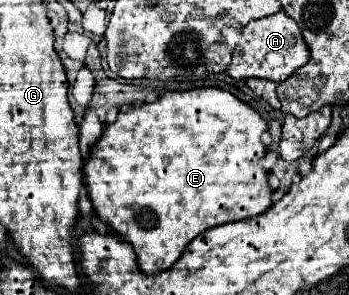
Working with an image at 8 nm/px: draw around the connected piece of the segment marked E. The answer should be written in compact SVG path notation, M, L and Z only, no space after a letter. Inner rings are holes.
M194 88L194 90L184 90L184 92L166 92L164 96L160 96L152 104L142 104L140 108L130 108L128 112L120 112L114 124L106 124L102 138L92 146L90 158L84 166L86 186L88 186L88 192L90 192L94 212L102 218L104 224L110 226L110 230L120 240L126 240L126 242L132 244L132 248L136 252L138 268L144 274L164 272L182 256L184 248L204 230L220 226L220 224L228 224L228 222L258 216L272 206L274 190L268 186L268 170L262 168L262 164L260 164L260 160L266 156L266 144L262 140L262 136L266 132L268 132L266 120L256 110L252 110L248 104L240 102L236 96L232 96L228 90L222 90L222 88Z

